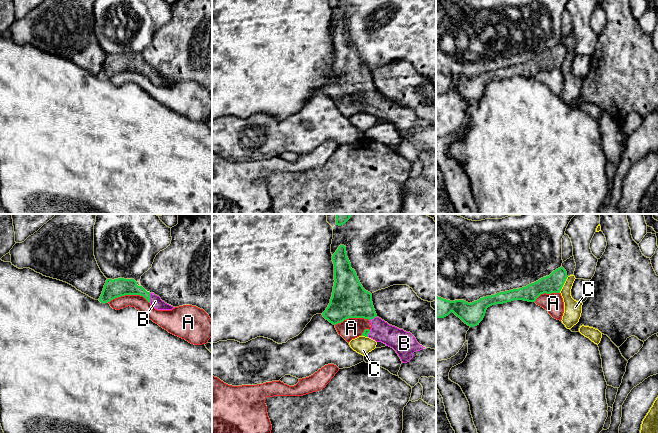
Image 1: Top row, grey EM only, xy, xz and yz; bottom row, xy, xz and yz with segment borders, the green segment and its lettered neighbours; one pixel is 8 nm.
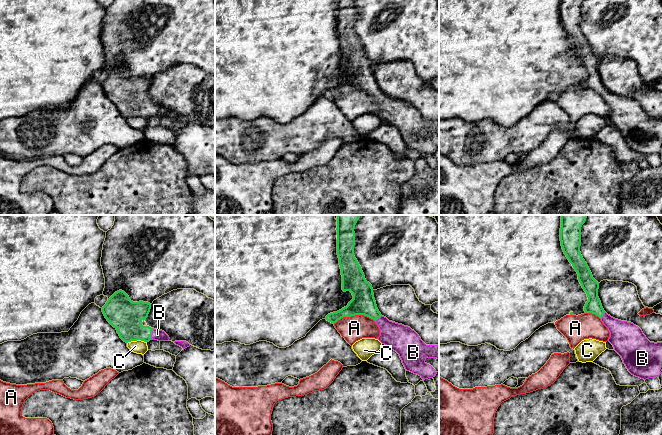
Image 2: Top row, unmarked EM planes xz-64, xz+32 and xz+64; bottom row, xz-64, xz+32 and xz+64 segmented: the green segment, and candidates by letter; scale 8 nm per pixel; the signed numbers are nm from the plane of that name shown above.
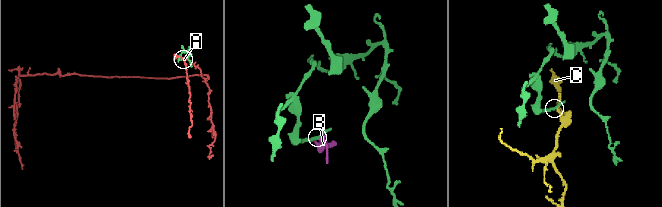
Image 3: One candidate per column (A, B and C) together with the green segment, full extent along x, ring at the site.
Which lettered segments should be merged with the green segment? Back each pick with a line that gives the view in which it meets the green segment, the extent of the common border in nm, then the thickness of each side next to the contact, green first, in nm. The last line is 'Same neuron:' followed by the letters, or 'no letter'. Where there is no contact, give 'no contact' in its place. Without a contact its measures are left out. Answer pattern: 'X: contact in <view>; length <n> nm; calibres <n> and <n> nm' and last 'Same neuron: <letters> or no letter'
B: contact in xy; length 80 nm; calibres 140 and 90 nm
Same neuron: B

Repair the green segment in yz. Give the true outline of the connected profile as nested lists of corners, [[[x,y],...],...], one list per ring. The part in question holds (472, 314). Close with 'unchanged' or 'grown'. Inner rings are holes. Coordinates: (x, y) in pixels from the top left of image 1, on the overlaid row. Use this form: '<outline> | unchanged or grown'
[[[560,267],[526,287],[486,296],[472,303],[464,300],[450,301],[436,296],[436,318],[444,318],[453,312],[465,324],[474,327],[483,320],[488,307],[513,300],[535,302],[541,294],[560,293],[567,277],[566,270]]] | unchanged

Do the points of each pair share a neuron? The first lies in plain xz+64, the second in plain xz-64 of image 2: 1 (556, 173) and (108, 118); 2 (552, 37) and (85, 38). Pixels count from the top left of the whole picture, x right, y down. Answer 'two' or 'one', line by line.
1: two
2: one

